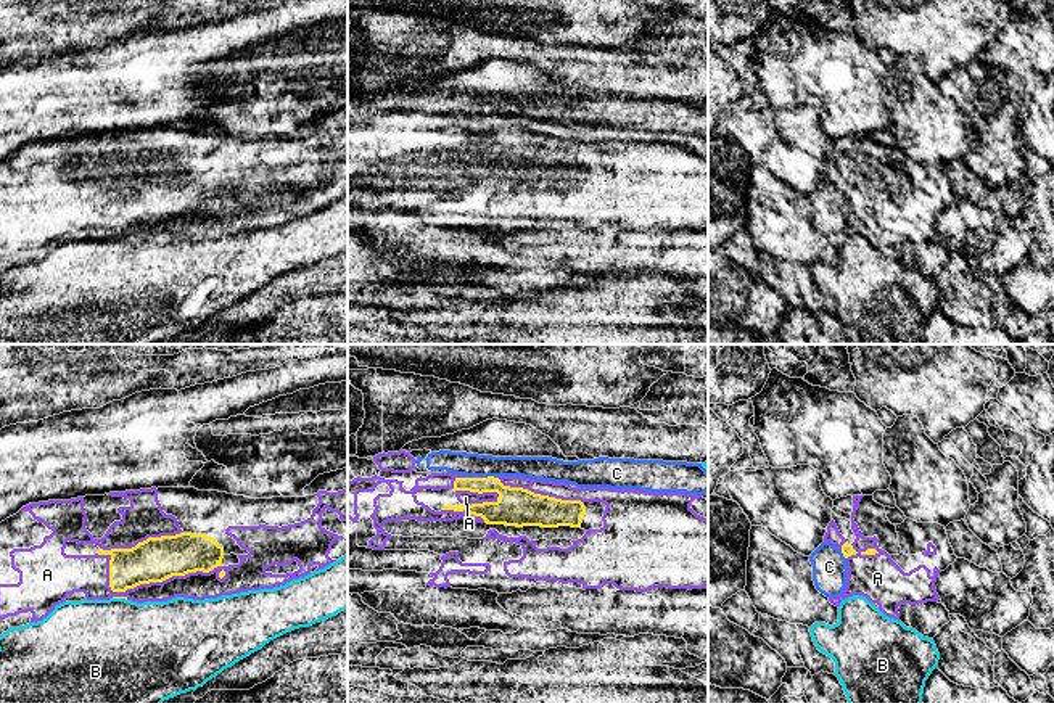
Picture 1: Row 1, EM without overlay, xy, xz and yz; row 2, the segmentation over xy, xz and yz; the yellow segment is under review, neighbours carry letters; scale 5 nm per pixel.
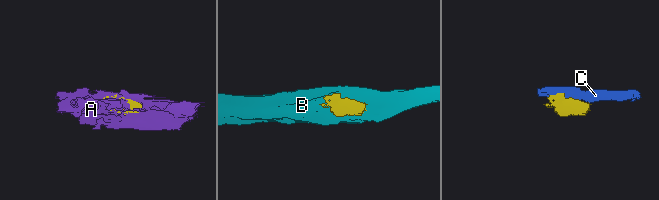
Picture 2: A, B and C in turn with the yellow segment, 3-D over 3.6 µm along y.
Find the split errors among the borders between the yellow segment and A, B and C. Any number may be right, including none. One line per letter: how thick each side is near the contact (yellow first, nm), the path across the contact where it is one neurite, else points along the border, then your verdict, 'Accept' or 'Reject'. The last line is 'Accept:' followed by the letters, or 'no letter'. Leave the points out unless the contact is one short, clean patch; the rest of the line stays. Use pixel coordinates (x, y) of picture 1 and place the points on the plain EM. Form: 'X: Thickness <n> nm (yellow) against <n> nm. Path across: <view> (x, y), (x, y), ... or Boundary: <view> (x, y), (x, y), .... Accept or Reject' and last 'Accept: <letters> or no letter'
A: Thickness 220 nm (yellow) against 140 nm. Accept
B: Thickness 20 nm (yellow) against 480 nm. Reject
C: Thickness 60 nm (yellow) against 180 nm. Boundary: yz (840, 192), (845, 198). Reject
Accept: A

